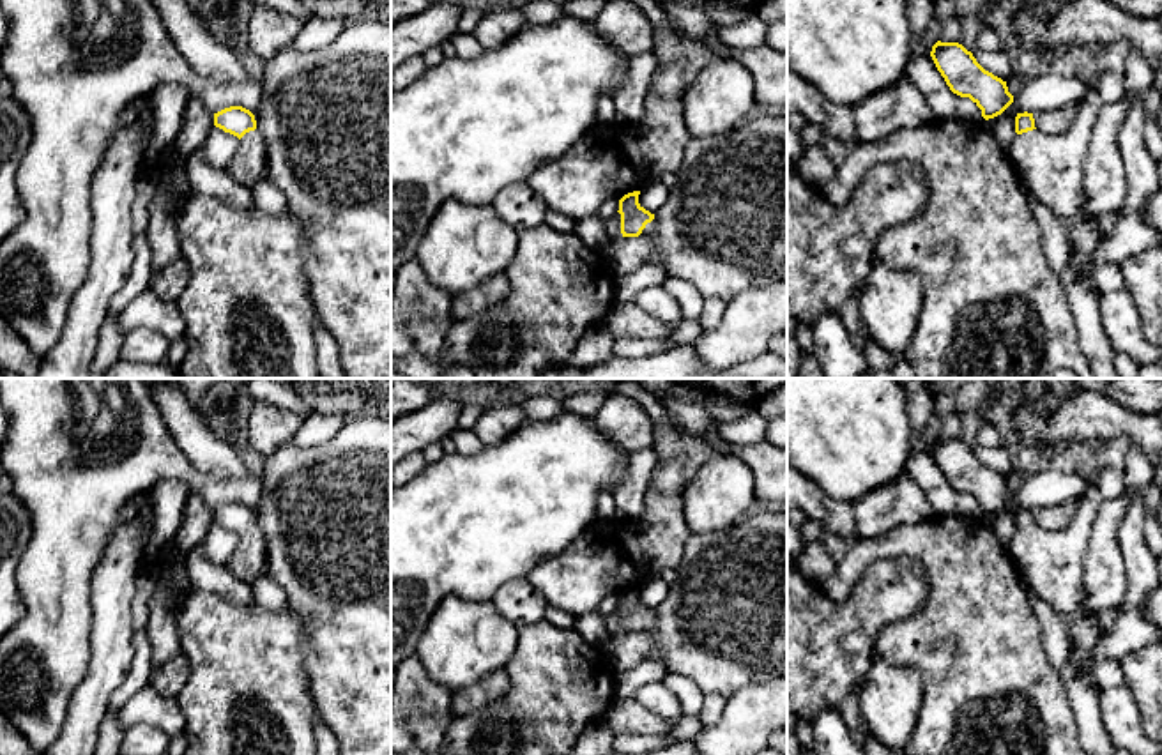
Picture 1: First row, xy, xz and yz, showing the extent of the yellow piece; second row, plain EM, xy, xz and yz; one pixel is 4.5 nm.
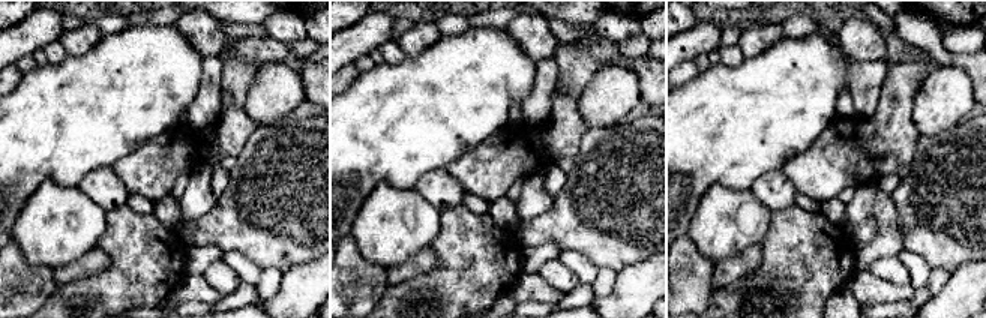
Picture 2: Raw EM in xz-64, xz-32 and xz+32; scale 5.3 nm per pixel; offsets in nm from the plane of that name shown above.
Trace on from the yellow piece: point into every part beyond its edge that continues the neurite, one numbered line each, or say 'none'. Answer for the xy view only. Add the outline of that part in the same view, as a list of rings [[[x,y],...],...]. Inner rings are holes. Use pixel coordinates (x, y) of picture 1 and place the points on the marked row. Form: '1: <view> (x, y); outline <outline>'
1: xy (250, 161); outline [[[258,129],[239,140],[233,159],[225,170],[248,189],[267,173],[265,140]]]

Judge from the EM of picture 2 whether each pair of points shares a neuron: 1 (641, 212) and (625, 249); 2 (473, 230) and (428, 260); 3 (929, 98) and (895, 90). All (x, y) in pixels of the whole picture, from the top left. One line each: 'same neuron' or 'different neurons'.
1: same neuron
2: different neurons
3: different neurons

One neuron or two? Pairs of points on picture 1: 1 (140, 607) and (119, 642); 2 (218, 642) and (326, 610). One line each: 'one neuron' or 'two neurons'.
1: two neurons
2: two neurons

